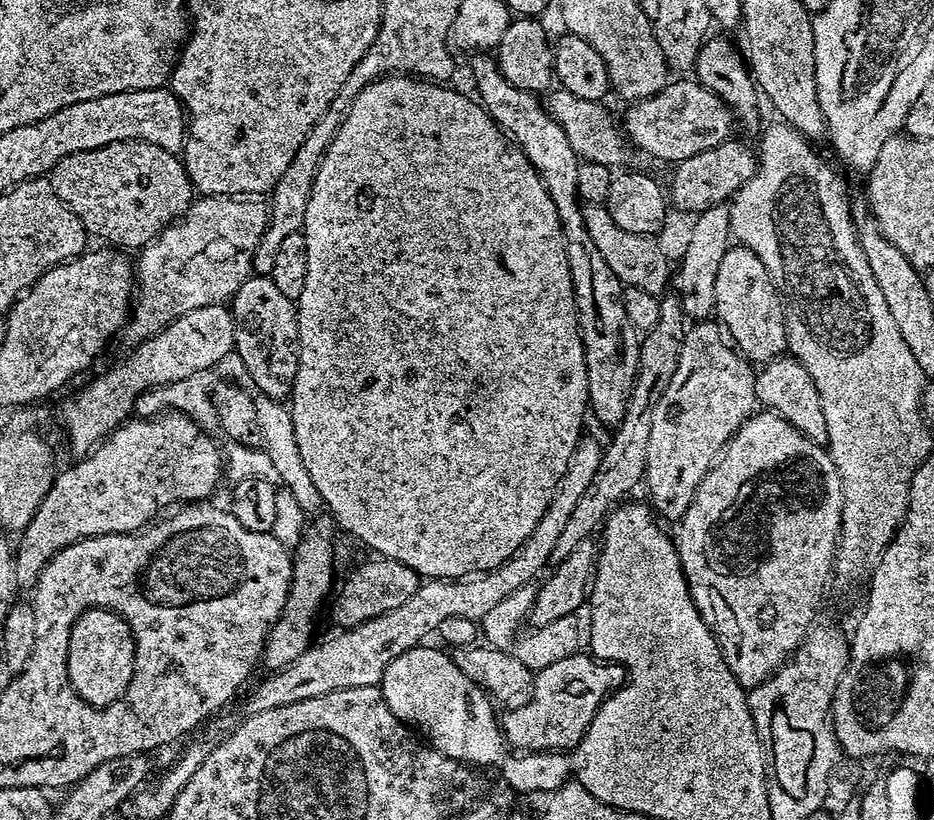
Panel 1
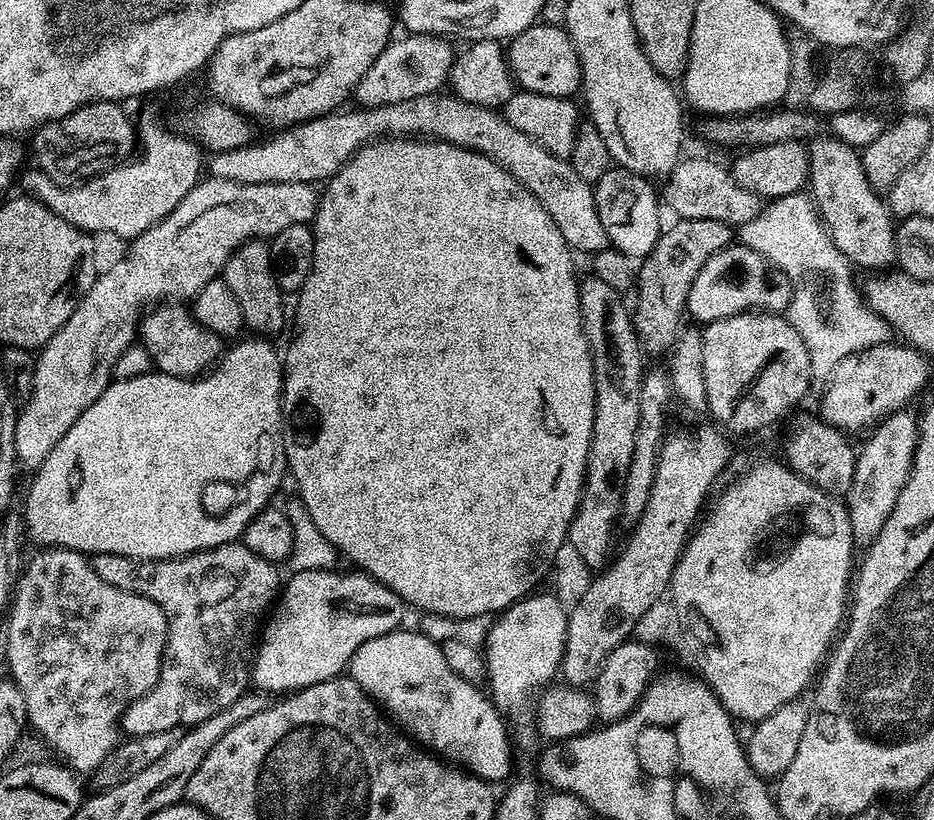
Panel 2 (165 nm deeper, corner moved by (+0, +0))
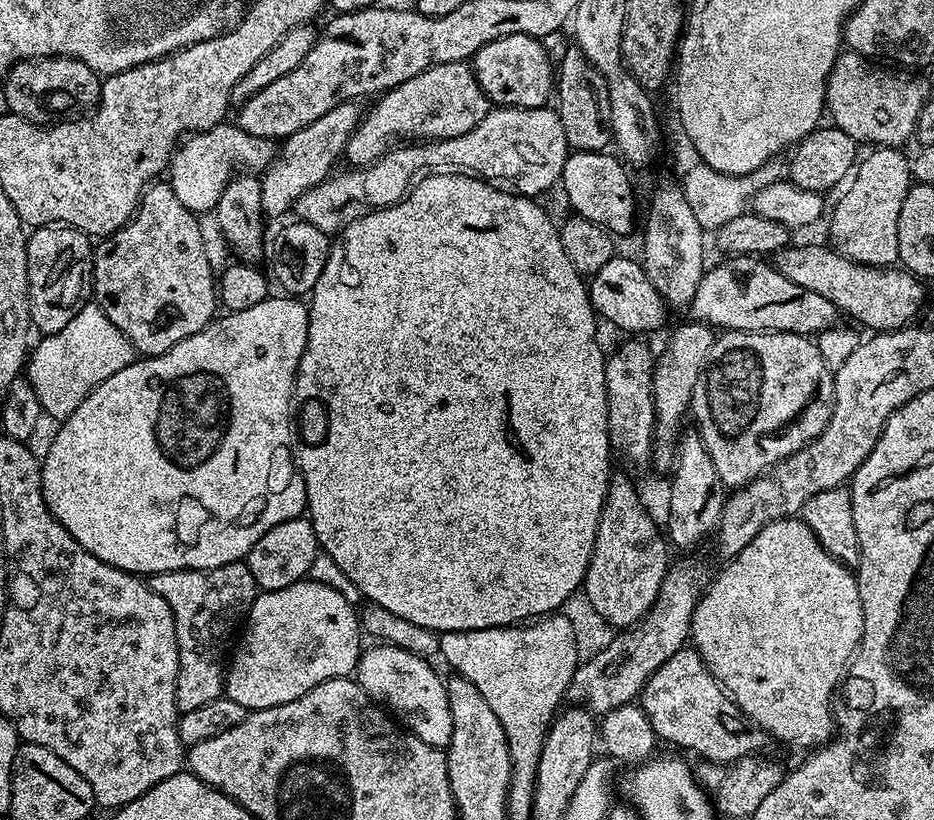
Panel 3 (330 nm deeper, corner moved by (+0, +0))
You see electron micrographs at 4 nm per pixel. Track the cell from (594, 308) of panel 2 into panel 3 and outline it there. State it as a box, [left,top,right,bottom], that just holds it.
[582,475,670,630]

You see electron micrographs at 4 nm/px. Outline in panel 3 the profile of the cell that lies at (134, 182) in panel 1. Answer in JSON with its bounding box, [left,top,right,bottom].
[3,56,101,126]

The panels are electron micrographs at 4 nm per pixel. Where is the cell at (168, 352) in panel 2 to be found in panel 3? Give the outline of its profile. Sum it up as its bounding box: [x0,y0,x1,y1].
[91,182,218,356]

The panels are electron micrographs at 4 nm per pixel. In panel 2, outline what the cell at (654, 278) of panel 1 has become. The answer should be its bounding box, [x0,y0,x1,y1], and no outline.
[206,90,609,254]

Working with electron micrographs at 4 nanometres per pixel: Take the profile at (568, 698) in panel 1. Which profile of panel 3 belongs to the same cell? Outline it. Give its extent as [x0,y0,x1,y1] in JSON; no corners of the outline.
[638,646,766,766]

